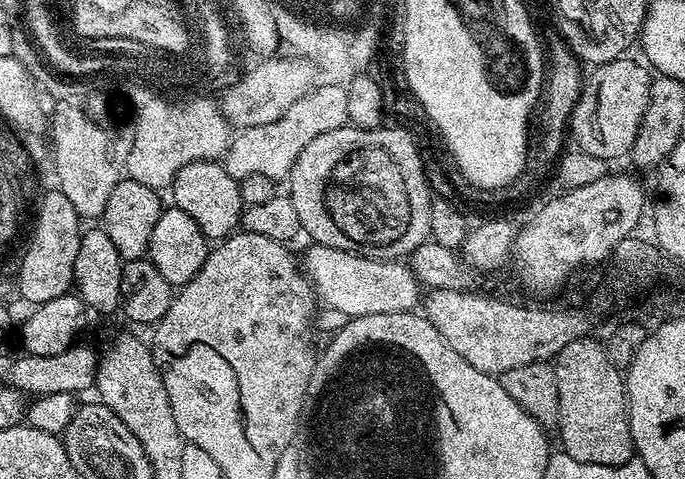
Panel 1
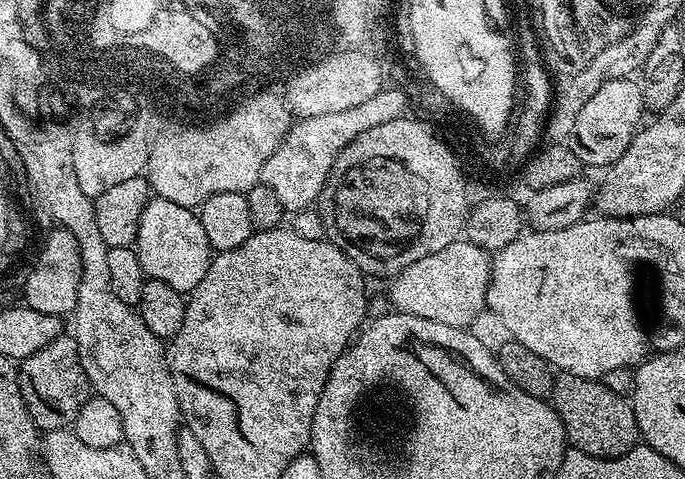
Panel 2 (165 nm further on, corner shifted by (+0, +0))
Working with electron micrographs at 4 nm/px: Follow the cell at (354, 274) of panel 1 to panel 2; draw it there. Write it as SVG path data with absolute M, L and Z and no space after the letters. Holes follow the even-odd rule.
M461 238L412 262L391 279L390 300L393 309L415 317L430 318L455 328L468 328L487 307L488 283L491 280L489 253Z

